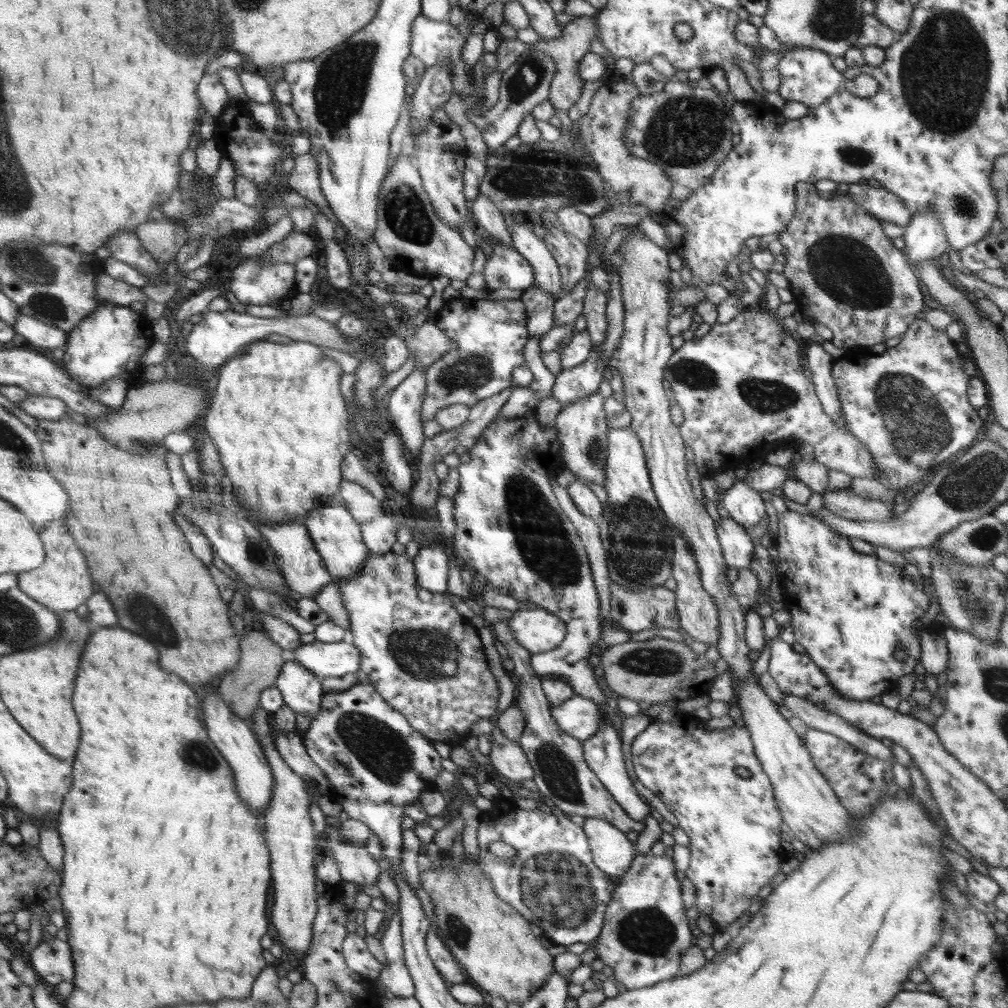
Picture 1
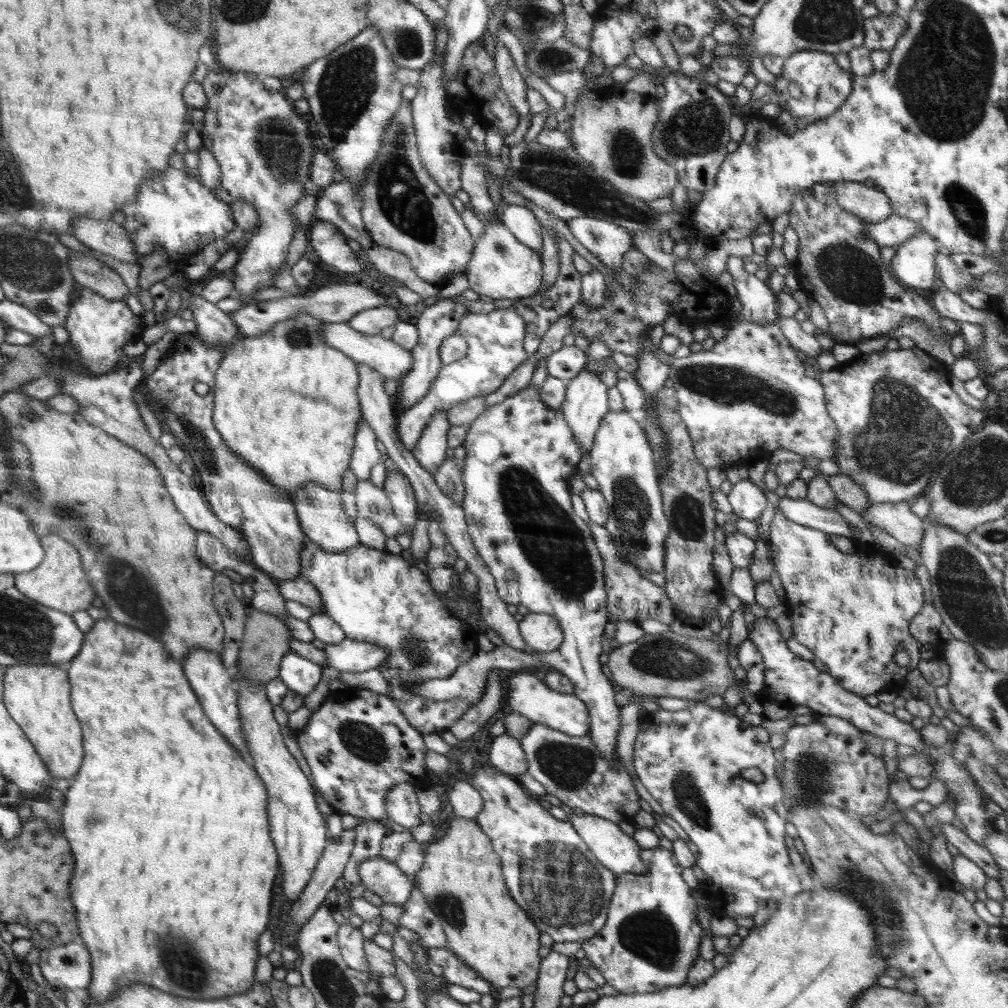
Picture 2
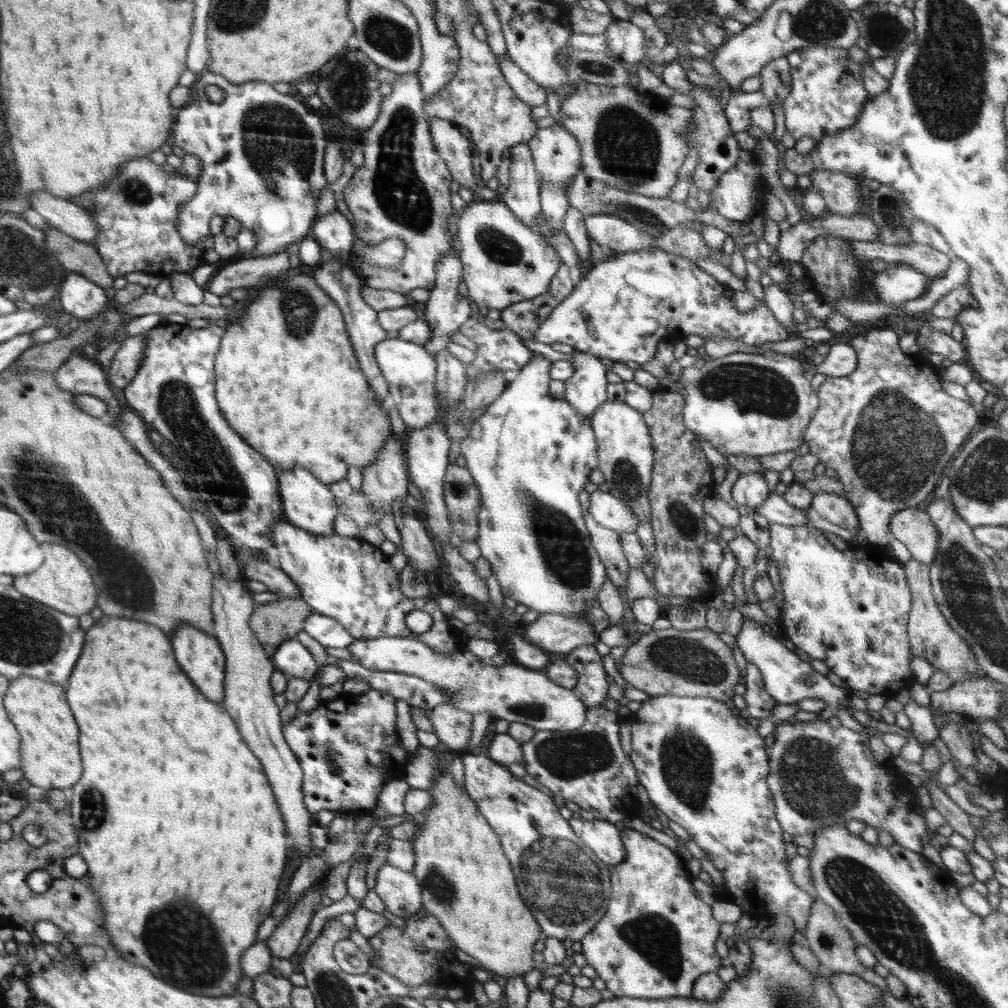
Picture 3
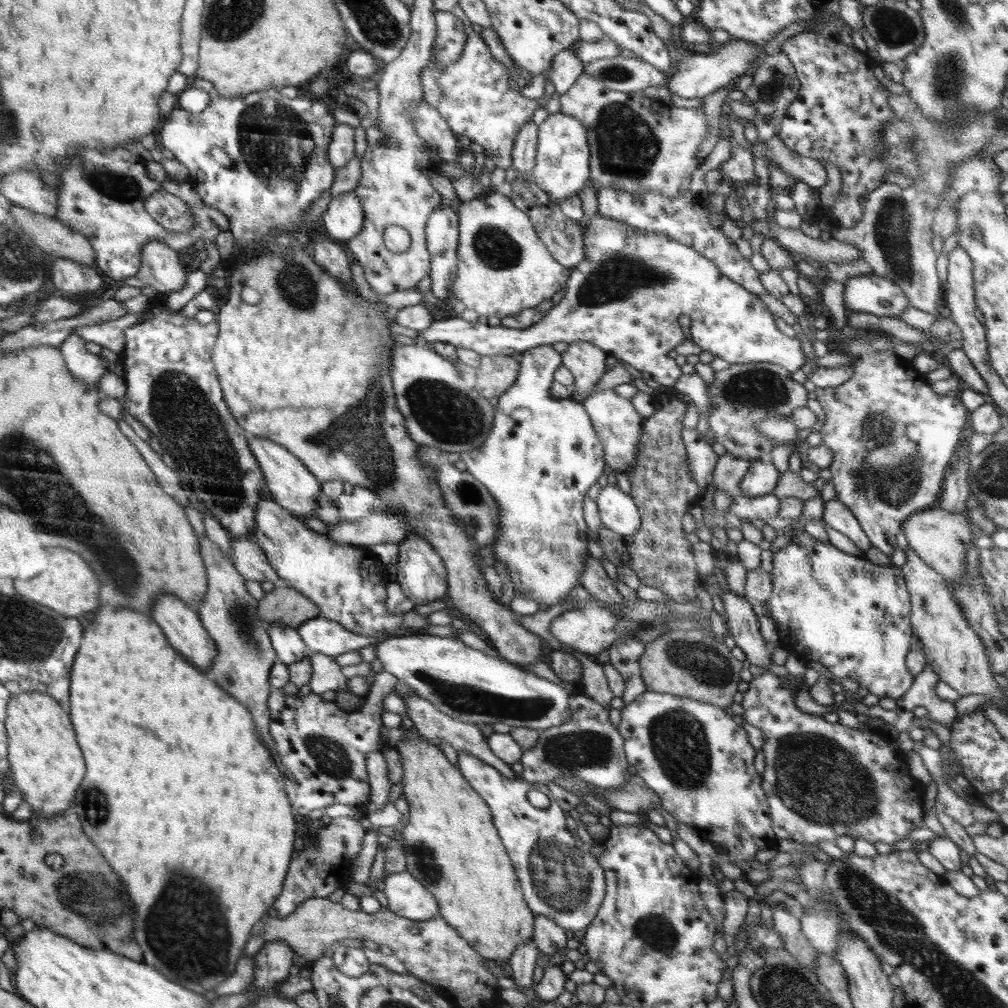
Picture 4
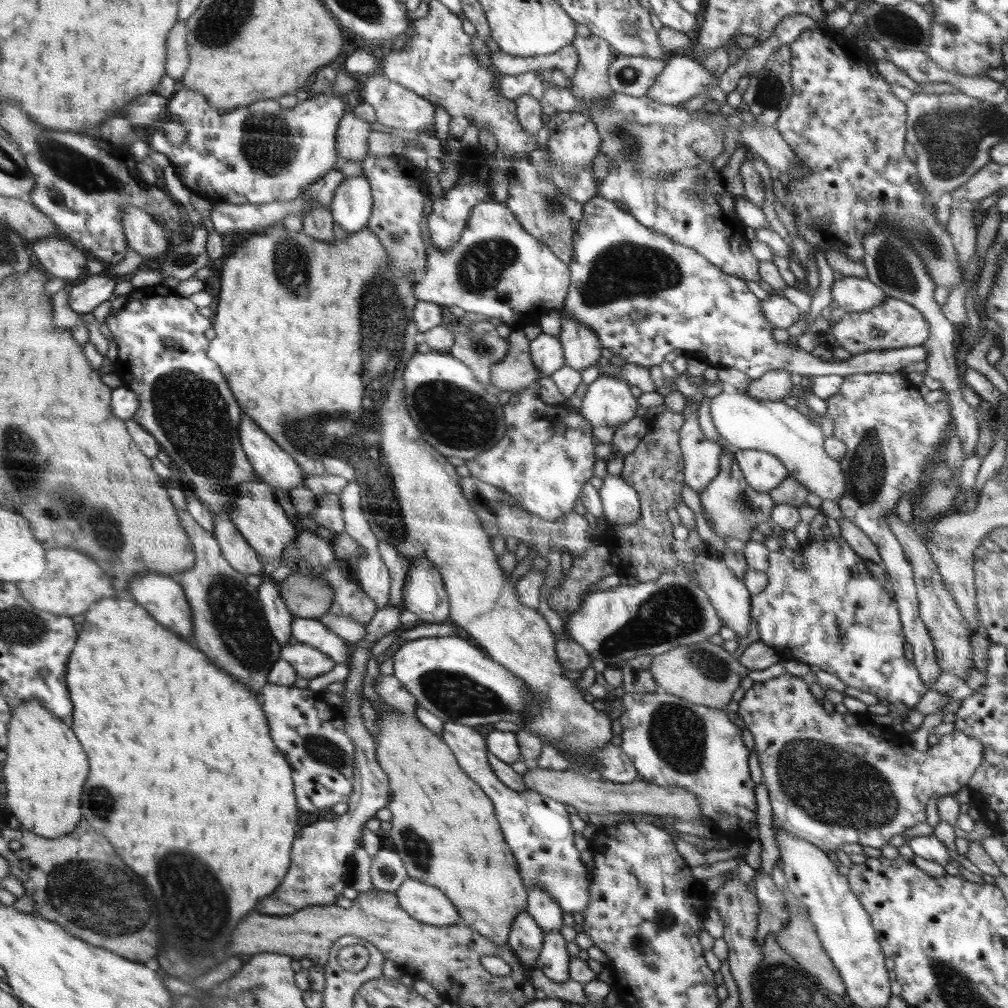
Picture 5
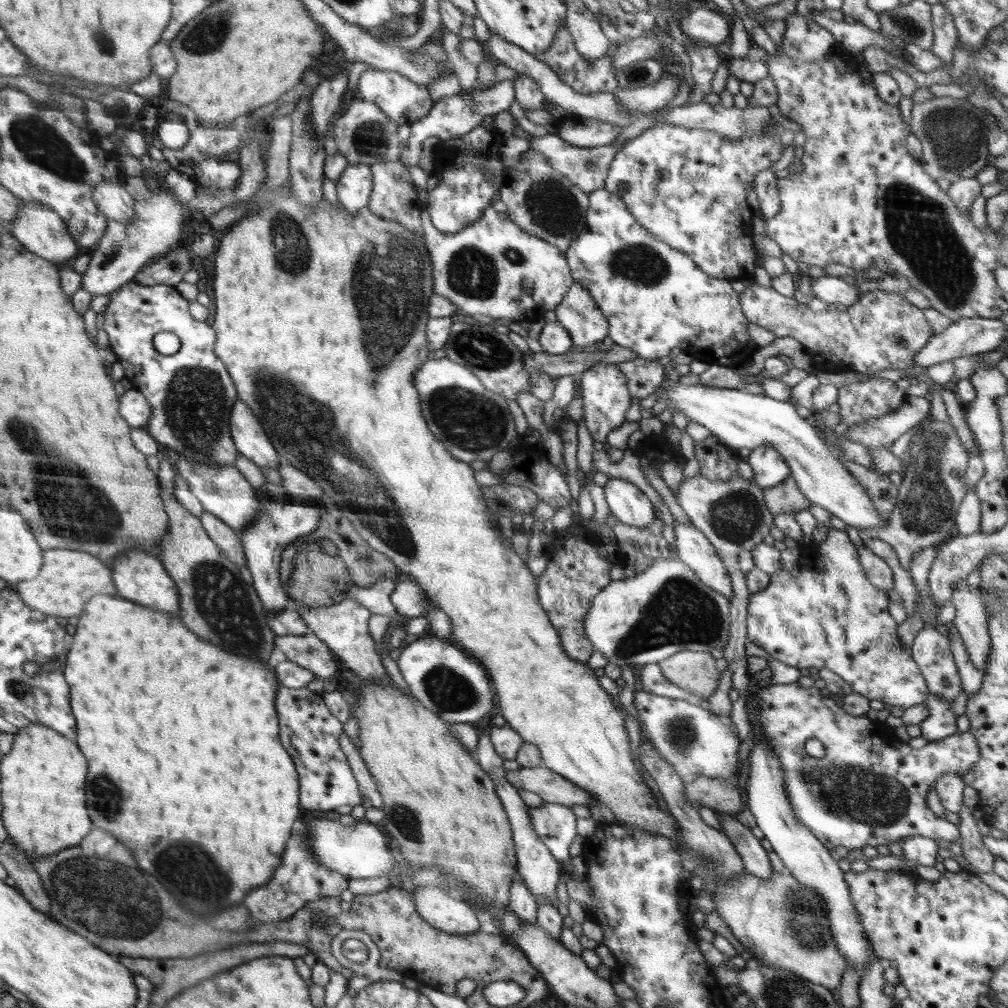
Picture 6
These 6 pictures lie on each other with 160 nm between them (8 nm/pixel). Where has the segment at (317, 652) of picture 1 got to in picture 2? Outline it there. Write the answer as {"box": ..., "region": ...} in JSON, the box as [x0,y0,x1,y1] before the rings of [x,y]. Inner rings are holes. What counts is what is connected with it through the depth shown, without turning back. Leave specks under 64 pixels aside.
{"box":[323,637,389,672],"region":[[[348,637],[338,644],[327,645],[323,651],[328,658],[328,667],[340,672],[364,672],[380,668],[387,664],[389,657],[387,648]]]}

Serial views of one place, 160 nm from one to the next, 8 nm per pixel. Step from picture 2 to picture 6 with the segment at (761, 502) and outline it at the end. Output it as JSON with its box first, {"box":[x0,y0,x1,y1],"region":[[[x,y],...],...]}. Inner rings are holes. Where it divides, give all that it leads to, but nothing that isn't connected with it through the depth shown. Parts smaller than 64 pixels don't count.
{"box":[748,447,790,489],"region":[[[774,447],[752,449],[748,465],[754,471],[754,480],[761,489],[775,487],[790,477],[790,469]]]}

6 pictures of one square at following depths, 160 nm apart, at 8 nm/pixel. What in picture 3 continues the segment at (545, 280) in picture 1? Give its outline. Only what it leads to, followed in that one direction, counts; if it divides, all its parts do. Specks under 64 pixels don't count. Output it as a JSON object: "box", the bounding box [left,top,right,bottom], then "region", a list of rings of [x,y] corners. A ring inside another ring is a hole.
{"box":[500,143,541,228],"region":[[[518,143],[511,150],[509,166],[510,186],[500,200],[524,224],[536,228],[537,214],[541,212],[541,180],[537,174],[532,153],[527,143]]]}

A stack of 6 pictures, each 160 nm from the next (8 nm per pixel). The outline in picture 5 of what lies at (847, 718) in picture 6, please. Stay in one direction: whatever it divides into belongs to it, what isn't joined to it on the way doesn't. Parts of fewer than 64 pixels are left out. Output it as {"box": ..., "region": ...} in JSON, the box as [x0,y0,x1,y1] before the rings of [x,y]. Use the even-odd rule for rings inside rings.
{"box":[737,673,984,852],"region":[[[789,673],[782,674],[778,678],[772,678],[768,682],[754,681],[751,686],[747,686],[747,691],[739,702],[737,714],[743,720],[745,728],[753,734],[755,750],[762,770],[761,780],[766,784],[769,792],[773,826],[779,826],[779,828],[783,828],[789,834],[799,836],[826,852],[832,851],[843,844],[854,842],[863,846],[881,849],[884,844],[890,843],[892,836],[902,834],[907,828],[912,828],[919,822],[926,821],[926,804],[928,804],[930,797],[933,794],[937,794],[939,797],[951,793],[955,794],[962,786],[967,784],[969,778],[974,774],[974,771],[984,758],[984,745],[979,740],[966,736],[963,732],[955,731],[953,734],[940,735],[938,744],[932,745],[926,752],[920,752],[919,749],[912,747],[906,738],[895,730],[892,730],[892,735],[886,738],[884,731],[882,732],[882,730],[878,730],[874,726],[862,725],[857,722],[856,715],[852,713],[826,713],[822,703],[820,704],[810,692],[807,679],[799,678]]]}

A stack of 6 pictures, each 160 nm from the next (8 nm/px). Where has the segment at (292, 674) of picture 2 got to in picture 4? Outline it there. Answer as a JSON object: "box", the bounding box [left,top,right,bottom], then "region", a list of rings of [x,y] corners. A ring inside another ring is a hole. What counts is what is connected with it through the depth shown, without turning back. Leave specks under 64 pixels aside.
{"box":[269,624,307,665],"region":[[[275,624],[269,625],[272,644],[278,654],[278,662],[292,665],[307,656],[307,648],[297,629]]]}

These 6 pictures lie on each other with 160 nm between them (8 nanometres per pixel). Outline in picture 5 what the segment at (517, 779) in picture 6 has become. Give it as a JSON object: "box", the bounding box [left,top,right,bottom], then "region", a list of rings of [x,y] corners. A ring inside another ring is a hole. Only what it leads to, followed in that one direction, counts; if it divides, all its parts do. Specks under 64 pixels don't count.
{"box":[523,765,701,821],"region":[[[529,765],[523,774],[528,789],[549,796],[555,801],[574,806],[584,817],[587,814],[648,813],[651,815],[671,815],[682,820],[692,821],[700,818],[701,810],[697,796],[682,787],[662,787],[642,778],[629,783],[614,783],[602,778],[588,778],[570,769],[552,770]]]}

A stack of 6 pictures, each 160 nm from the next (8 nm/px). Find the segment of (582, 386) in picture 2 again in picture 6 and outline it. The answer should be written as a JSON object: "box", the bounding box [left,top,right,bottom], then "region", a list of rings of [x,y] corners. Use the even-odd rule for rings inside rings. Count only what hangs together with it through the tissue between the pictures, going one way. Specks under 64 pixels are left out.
{"box":[553,282,608,346],"region":[[[573,282],[564,300],[553,310],[557,321],[567,330],[573,346],[600,344],[608,334],[608,321],[580,282]]]}

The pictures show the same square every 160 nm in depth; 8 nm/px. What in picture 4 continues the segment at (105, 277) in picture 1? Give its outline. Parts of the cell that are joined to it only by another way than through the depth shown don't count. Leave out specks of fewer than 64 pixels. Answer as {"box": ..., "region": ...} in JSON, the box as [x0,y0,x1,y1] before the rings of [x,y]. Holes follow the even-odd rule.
{"box":[11,202,97,268],"region":[[[12,202],[11,204],[11,215],[15,217],[19,227],[40,245],[44,252],[53,255],[55,259],[66,258],[90,268],[97,267],[95,250],[83,234],[74,232],[56,218],[32,212]]]}

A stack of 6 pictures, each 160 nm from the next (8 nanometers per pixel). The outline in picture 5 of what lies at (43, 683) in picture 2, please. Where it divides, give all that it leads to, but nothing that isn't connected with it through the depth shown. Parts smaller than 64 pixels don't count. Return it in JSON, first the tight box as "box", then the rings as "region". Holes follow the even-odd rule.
{"box":[2,699,88,839],"region":[[[31,699],[30,702],[14,708],[12,719],[7,732],[8,748],[7,758],[2,768],[7,788],[8,813],[20,822],[20,828],[33,832],[44,838],[55,839],[68,835],[70,830],[75,830],[80,822],[80,796],[82,786],[88,778],[88,758],[82,750],[80,742],[76,740],[74,732],[70,730],[64,721],[49,711],[39,701]]]}

